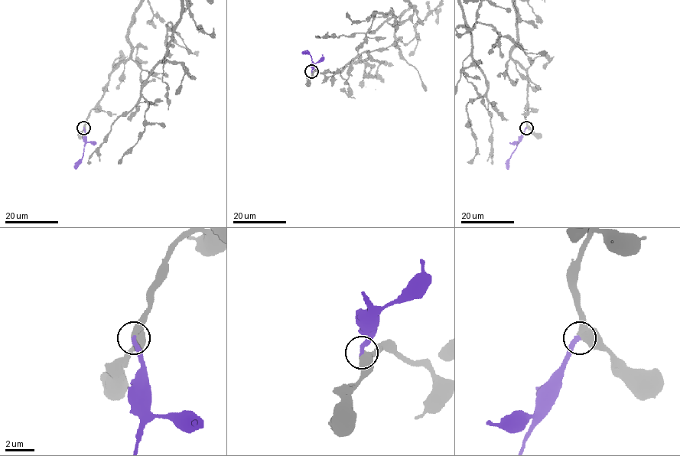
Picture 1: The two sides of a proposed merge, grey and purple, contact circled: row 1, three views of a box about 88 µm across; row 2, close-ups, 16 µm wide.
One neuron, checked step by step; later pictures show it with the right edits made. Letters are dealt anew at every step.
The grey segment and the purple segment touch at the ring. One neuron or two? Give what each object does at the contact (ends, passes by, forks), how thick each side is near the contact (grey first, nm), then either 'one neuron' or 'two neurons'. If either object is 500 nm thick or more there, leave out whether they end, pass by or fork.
550/320 nm | one neuron

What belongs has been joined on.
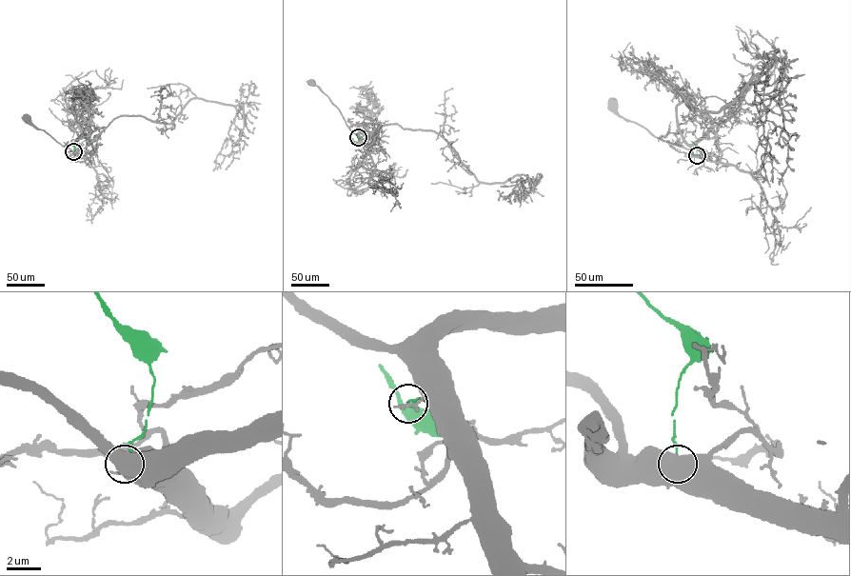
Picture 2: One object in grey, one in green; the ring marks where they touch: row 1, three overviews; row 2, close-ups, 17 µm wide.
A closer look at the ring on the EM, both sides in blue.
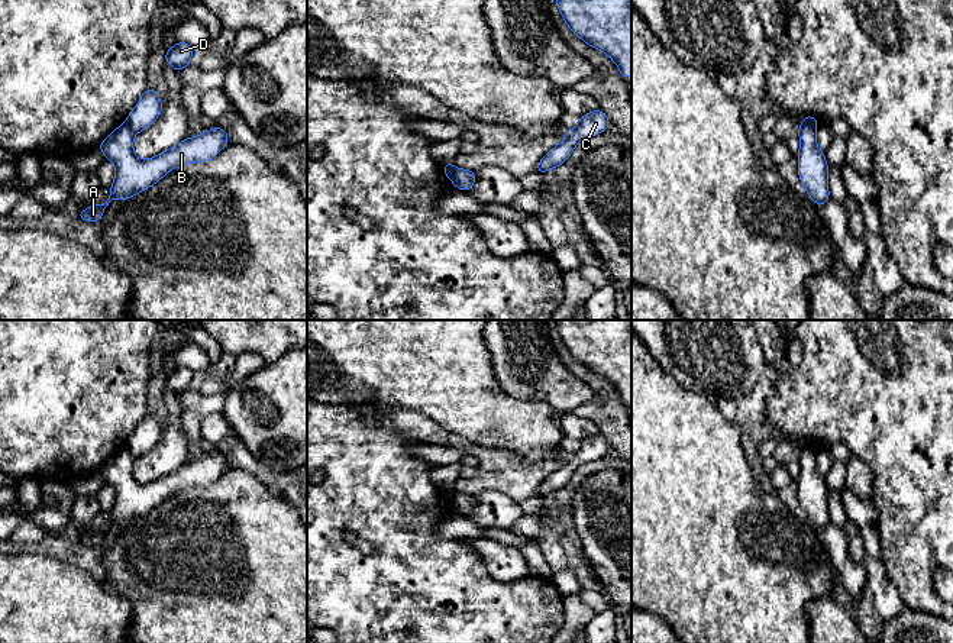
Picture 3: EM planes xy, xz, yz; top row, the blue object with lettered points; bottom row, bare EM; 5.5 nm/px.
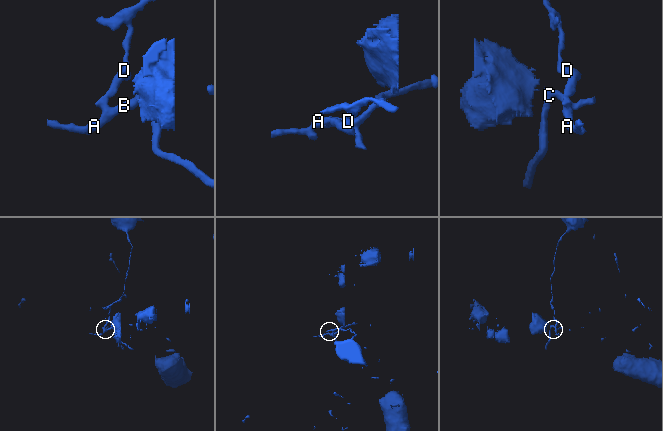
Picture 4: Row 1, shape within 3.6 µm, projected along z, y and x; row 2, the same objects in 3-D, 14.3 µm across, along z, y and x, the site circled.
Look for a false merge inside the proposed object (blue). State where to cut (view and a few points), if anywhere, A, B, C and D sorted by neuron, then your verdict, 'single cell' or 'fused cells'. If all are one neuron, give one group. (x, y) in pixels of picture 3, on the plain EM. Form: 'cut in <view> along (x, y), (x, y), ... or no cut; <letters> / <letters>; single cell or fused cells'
cut in xz along (455, 493), (451, 504); A B C / D; fused cells

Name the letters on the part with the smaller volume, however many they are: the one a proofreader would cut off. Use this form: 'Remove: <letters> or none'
Remove: D

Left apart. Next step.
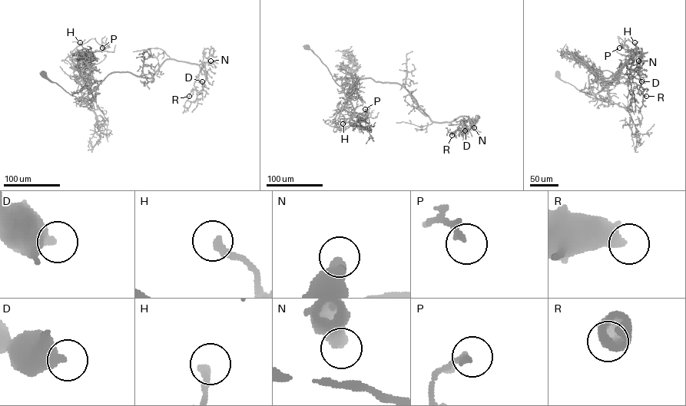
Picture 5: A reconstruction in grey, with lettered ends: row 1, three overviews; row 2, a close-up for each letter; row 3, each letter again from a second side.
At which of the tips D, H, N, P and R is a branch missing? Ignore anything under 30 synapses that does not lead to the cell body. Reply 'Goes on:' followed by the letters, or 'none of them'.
Goes on: R

